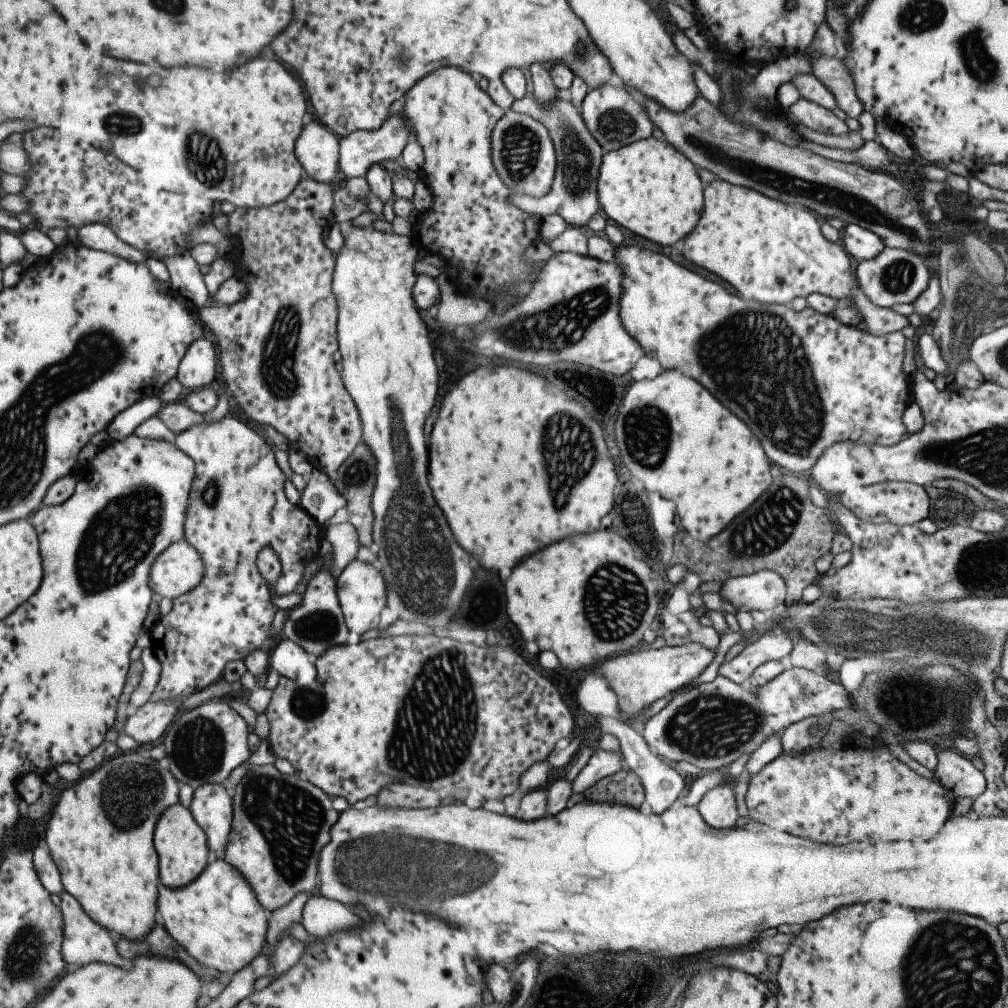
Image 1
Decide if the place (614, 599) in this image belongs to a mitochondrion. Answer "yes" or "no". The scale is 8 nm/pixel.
yes

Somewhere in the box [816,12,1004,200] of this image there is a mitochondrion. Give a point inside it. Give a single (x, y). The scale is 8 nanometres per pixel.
(975, 58)

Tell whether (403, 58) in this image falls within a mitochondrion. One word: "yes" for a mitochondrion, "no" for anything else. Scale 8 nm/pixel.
yes

